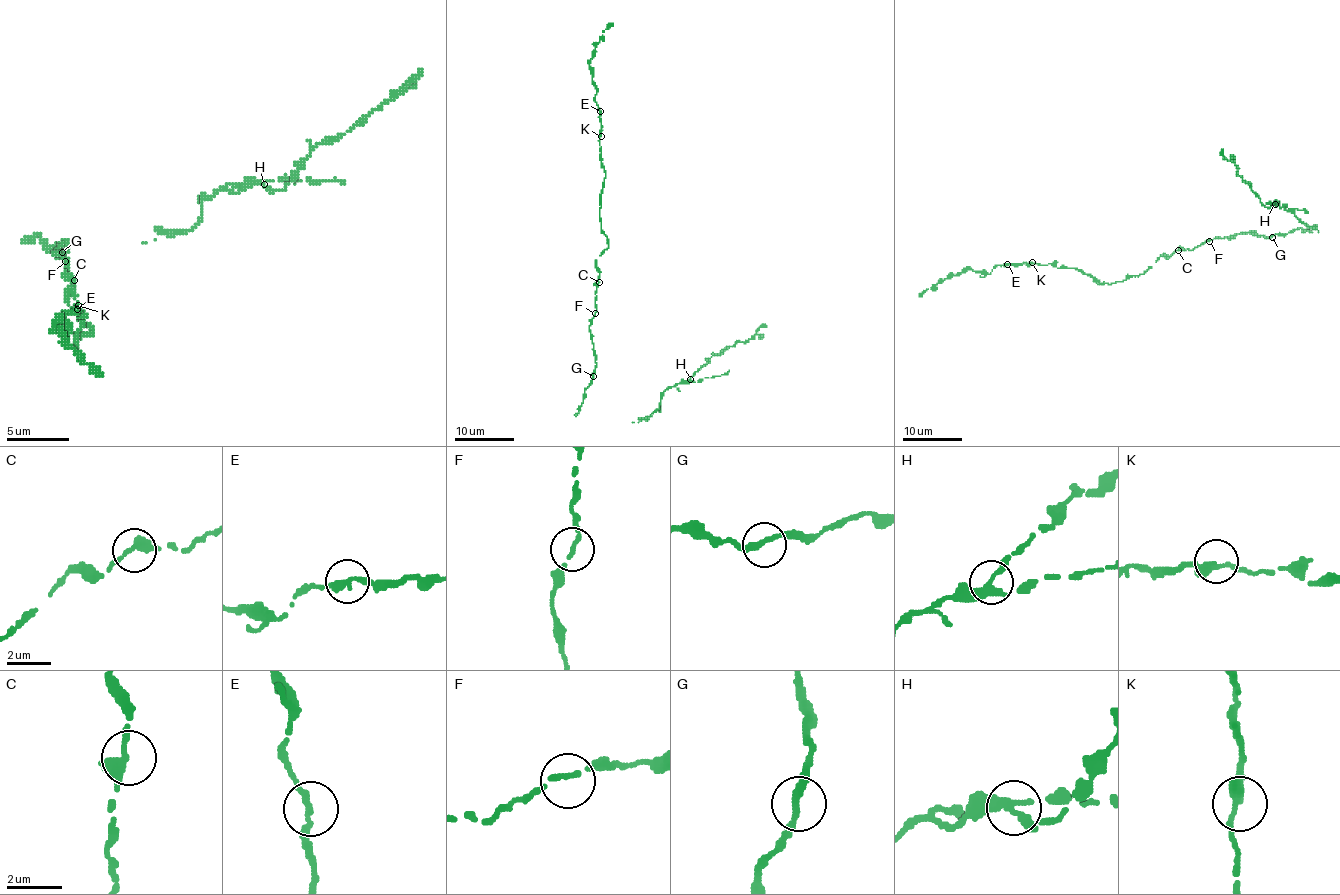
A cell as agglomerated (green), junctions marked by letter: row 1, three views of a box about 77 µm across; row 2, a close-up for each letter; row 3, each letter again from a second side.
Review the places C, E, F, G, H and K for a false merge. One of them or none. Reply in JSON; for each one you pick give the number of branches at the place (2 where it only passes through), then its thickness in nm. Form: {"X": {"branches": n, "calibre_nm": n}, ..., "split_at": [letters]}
{"split_at": []}

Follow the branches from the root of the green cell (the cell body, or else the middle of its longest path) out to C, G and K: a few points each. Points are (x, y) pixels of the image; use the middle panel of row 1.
C: (595, 313), (595, 291), (599, 282)
G: (595, 313), (589, 327), (596, 363), (593, 376)
K: (595, 313), (595, 291), (599, 275), (596, 260), (608, 246), (599, 218), (605, 178), (601, 161), (601, 136)

